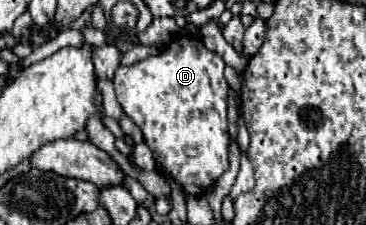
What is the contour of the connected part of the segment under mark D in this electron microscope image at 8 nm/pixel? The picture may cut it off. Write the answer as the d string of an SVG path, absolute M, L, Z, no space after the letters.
M180 36L180 38L176 38L166 50L162 50L162 52L156 54L156 56L148 56L146 60L140 60L140 62L136 62L136 64L132 64L132 66L118 66L118 70L116 70L114 78L112 78L114 88L116 88L116 98L118 98L120 106L122 106L122 110L124 110L124 112L128 114L128 118L142 130L144 142L146 142L146 146L152 150L154 160L156 160L158 164L162 164L162 172L164 172L166 176L170 176L188 196L192 196L192 194L194 194L194 196L204 194L204 192L228 170L228 142L230 142L230 136L228 136L228 120L226 120L226 90L228 90L228 84L226 84L226 80L224 80L224 66L226 66L224 60L222 60L216 52L208 50L200 38Z

